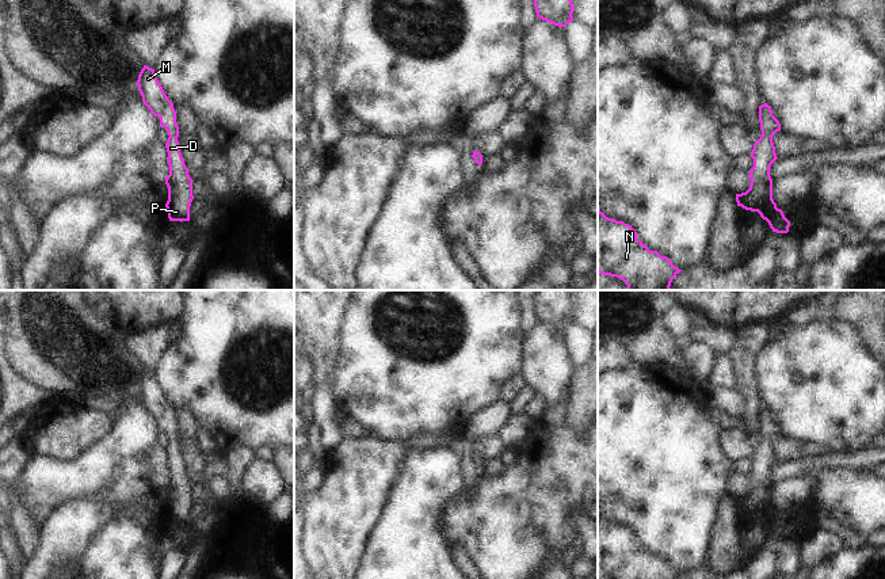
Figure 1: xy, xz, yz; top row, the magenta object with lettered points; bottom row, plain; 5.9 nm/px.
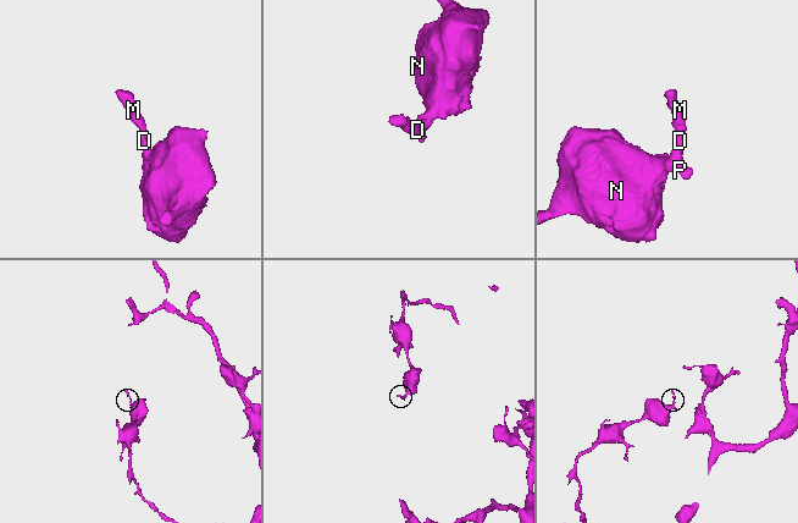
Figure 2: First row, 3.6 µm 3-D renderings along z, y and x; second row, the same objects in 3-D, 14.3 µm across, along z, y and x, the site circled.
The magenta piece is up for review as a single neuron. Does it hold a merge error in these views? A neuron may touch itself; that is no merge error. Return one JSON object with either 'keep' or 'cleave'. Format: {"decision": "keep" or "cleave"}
{"decision": "keep"}

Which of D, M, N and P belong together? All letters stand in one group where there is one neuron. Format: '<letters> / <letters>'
D M N P

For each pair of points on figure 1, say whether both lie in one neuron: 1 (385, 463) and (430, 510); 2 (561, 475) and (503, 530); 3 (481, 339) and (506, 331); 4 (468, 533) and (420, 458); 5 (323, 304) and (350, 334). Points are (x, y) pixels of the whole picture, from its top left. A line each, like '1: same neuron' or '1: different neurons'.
1: different neurons
2: same neuron
3: same neuron
4: different neurons
5: different neurons

